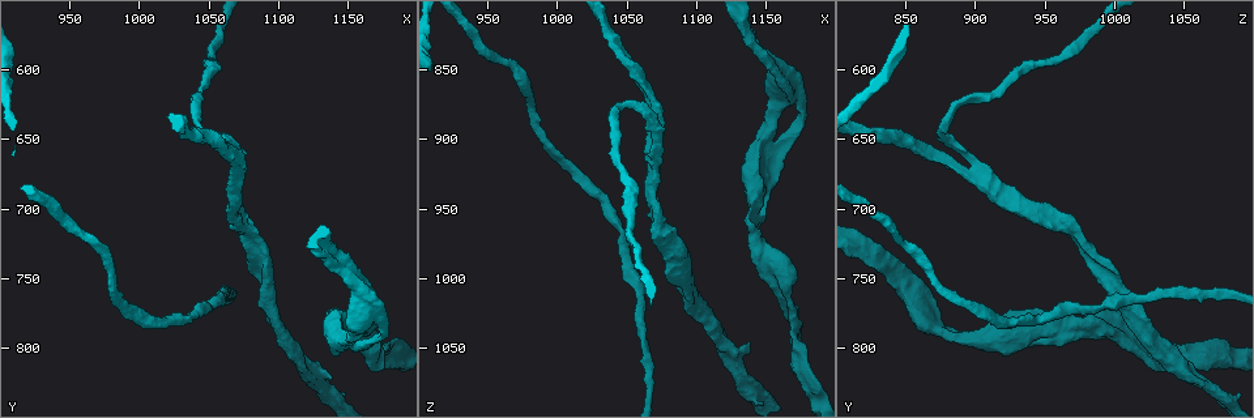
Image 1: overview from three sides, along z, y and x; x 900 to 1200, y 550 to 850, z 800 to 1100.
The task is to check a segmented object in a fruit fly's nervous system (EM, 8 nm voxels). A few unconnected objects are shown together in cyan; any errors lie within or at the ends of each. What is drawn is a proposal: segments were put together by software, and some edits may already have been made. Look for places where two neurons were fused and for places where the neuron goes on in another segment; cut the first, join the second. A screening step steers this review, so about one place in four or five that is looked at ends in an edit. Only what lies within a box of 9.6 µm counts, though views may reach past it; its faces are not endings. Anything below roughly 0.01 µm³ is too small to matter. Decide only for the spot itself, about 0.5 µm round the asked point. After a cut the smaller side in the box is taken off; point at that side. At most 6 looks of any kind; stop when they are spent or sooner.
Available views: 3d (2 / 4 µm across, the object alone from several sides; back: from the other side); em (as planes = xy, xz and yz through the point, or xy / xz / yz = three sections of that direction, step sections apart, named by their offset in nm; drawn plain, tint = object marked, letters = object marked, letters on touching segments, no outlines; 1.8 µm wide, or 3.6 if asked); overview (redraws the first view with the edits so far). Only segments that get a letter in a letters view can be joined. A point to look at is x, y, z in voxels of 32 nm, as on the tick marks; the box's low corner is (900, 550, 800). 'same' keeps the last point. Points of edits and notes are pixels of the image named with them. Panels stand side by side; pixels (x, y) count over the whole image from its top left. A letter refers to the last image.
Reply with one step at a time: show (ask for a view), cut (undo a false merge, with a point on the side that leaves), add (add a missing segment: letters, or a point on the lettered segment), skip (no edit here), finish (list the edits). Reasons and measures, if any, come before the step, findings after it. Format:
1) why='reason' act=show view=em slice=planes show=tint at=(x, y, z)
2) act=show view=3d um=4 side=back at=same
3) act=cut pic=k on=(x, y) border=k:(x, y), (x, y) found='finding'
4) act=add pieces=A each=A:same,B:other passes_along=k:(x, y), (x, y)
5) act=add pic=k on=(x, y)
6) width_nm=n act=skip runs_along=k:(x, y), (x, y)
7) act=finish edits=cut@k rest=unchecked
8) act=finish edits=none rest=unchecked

why='touches itself' act=show view=3d um=4 at=(1082, 746, 1002)

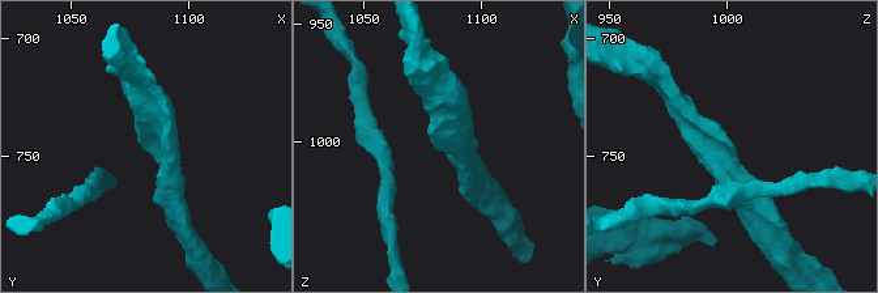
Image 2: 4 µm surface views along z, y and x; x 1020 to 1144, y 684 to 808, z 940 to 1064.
act=show view=em slice=planes show=plain at=(1083, 746, 1001)

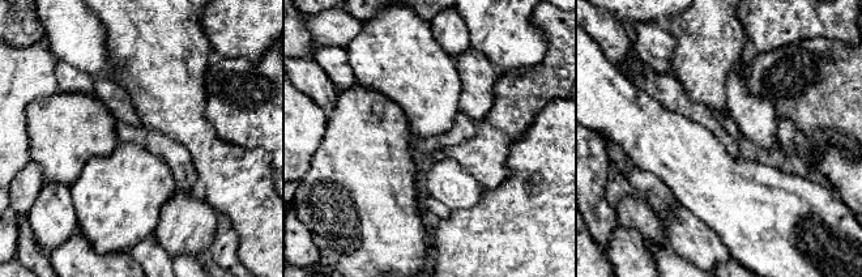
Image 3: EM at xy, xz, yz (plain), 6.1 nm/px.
act=show view=em slice=planes show=letters at=same

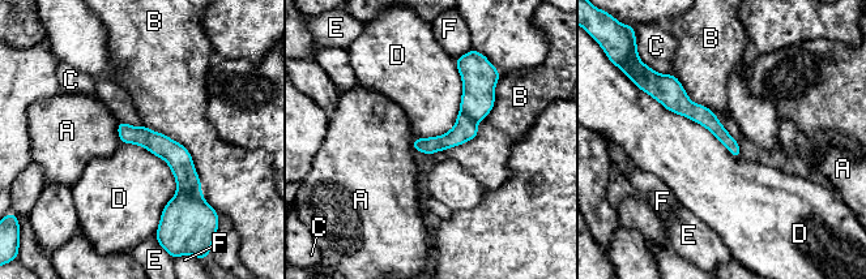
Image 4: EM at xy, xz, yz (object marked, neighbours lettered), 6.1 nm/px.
width_nm=100 act=skip each=A:other,B:other,C:other,D:other,E:other,F:other runs_along=4:(122, 125), (183, 168), (166, 214) found='all the same neuron'

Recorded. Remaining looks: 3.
why='an open end' act=show view=em slice=planes show=letters at=(1162, 796, 918)

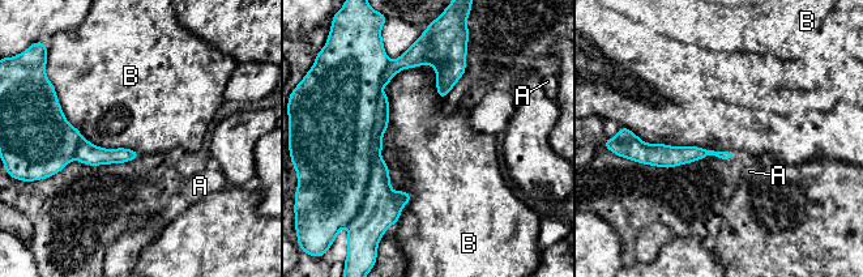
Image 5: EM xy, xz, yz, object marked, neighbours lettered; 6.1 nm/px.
longest_contact=B:1000nm act=skip each=A:other,B:other found='no lettered segment goes on from it'

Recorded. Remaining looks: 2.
act=show view=em slice=xz step=4 show=tint at=(1160, 760, 852)

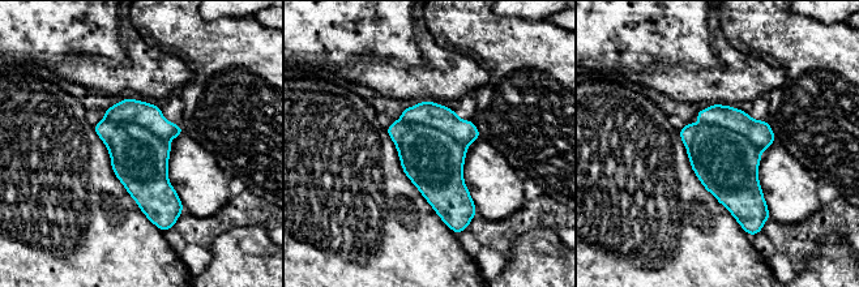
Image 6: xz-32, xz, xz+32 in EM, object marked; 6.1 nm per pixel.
why='another direction' act=show view=em slice=planes show=letters at=same

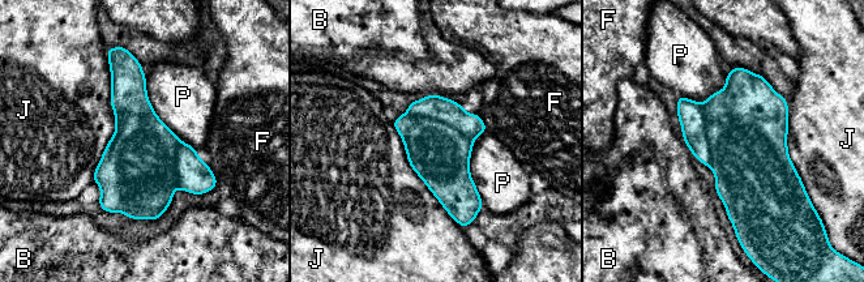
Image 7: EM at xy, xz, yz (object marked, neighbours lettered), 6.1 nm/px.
longest_contact=J:750nm act=skip each=B:other,F:other,J:other,P:other border=7:(145, 77), (154, 112), (195, 149) found='all the same neuron'

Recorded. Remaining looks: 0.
act=finish edits=none rest=unchecked

